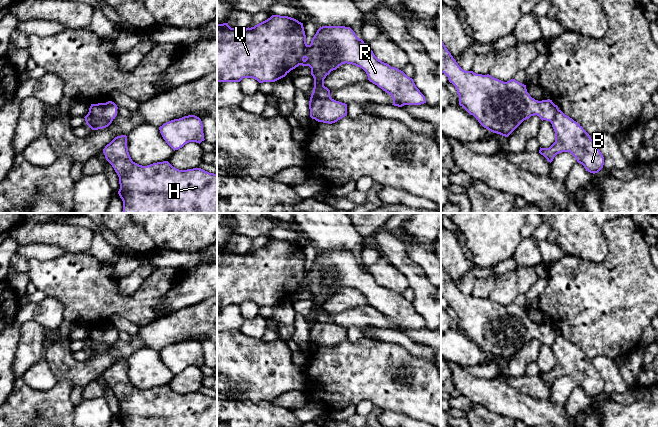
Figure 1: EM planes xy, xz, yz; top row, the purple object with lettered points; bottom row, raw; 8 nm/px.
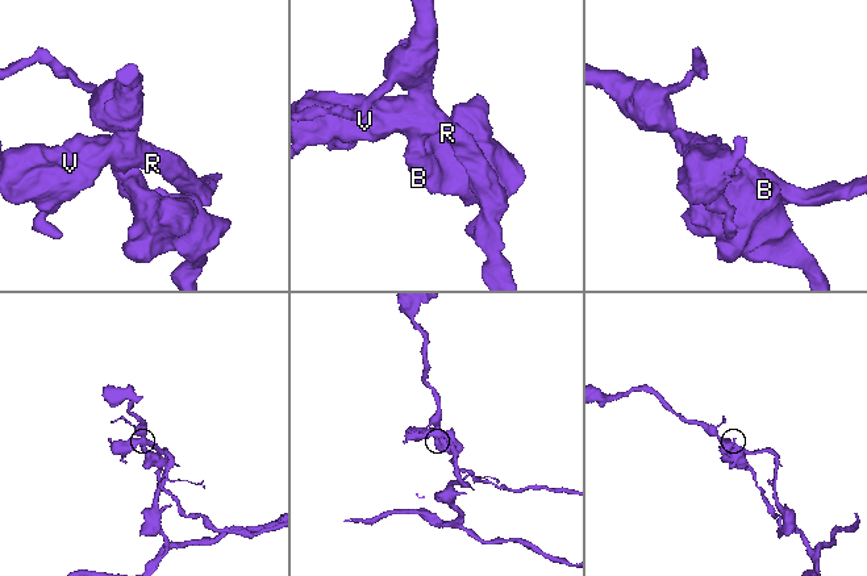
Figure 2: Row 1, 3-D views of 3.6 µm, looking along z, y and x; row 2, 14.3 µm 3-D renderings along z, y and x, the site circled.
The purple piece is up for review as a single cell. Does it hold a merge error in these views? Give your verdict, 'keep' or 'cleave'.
cleave

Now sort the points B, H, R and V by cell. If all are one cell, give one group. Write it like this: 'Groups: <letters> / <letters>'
Groups: B H / R V

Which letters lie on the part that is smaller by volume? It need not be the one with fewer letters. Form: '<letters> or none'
B, H

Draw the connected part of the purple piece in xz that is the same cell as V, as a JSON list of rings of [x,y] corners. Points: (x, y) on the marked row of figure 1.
[[[272,15],[243,30],[231,28],[228,23],[217,24],[217,82],[240,82],[243,78],[253,78],[259,83],[275,82],[299,65],[309,66],[314,78],[311,97],[332,99],[330,90],[324,86],[324,79],[345,63],[362,68],[370,82],[392,96],[394,106],[426,103],[414,80],[398,68],[379,60],[350,27],[322,26],[308,45],[303,23],[288,16]]]

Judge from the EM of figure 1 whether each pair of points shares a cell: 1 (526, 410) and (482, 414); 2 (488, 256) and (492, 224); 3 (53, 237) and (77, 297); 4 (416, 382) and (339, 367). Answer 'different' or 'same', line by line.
1: different
2: same
3: different
4: same

